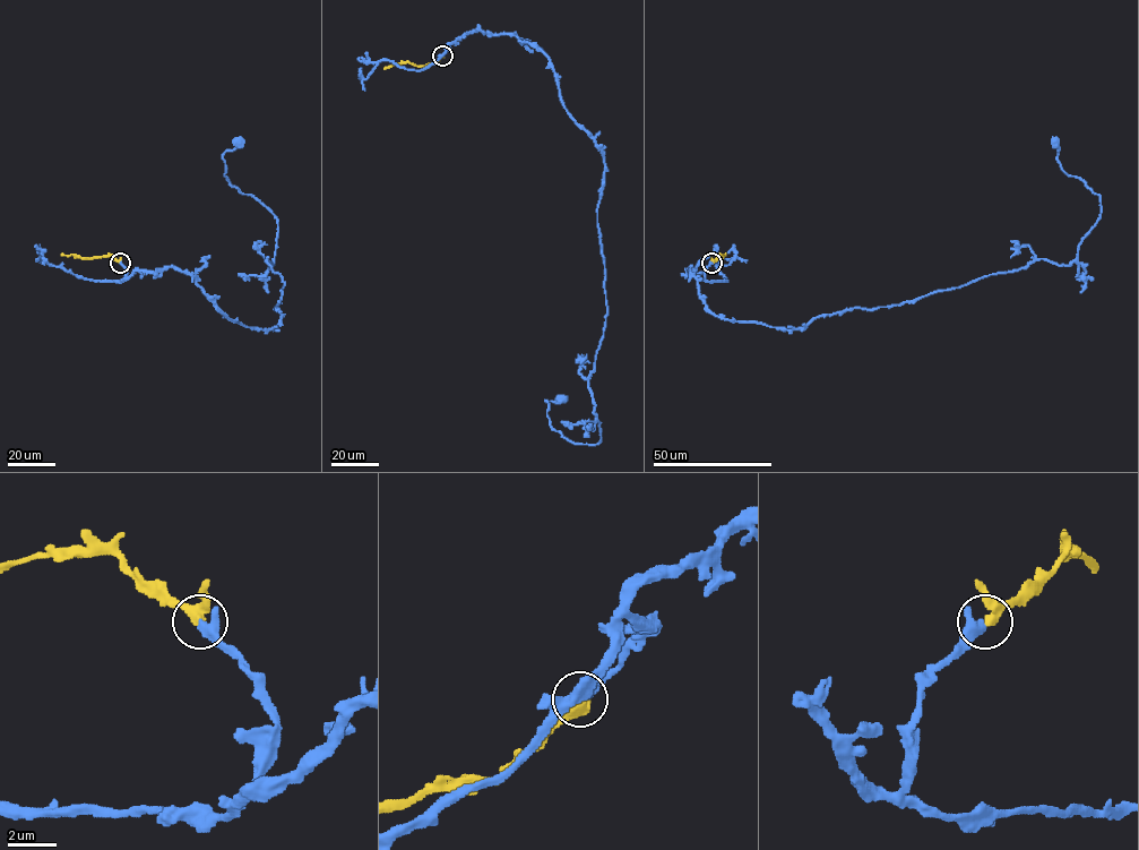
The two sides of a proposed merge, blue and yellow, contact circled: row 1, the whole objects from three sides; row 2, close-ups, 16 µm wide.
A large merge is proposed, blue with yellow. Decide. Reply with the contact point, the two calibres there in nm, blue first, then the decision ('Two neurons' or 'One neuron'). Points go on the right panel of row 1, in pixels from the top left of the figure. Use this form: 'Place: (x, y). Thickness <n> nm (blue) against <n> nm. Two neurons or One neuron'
Place: (712, 263). Thickness 360 nm (blue) against 320 nm. One neuron

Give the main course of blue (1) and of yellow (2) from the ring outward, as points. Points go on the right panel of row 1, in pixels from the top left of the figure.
1: (712, 262), (687, 274), (716, 316), (793, 329), (1070, 265), (1101, 197), (1056, 143)
2: (712, 262), (725, 255)

